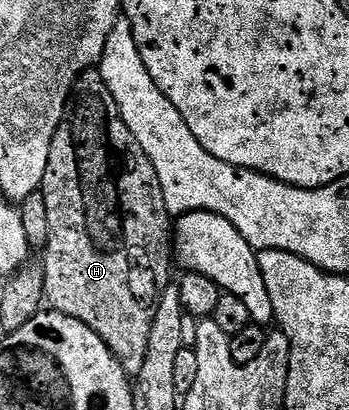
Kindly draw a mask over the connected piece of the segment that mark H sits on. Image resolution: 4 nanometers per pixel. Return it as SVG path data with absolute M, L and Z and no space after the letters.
M98 71L83 73L72 89L64 118L54 135L54 143L50 143L50 159L46 163L46 175L40 185L40 192L46 199L46 223L50 223L48 246L42 251L45 302L55 312L70 315L70 319L78 319L78 323L86 323L86 327L90 327L90 331L98 334L106 343L106 347L110 347L118 363L128 372L129 378L135 379L138 371L142 371L142 363L146 363L146 343L150 343L150 327L154 327L156 305L171 282L168 280L172 277L172 265L174 266L174 221L166 207L166 199L162 195L162 183L158 183L158 171L154 171L154 163L150 163L138 139L130 135L130 127L126 127L126 123L120 118L118 103L114 103L114 95L110 95L110 87L106 87Z

